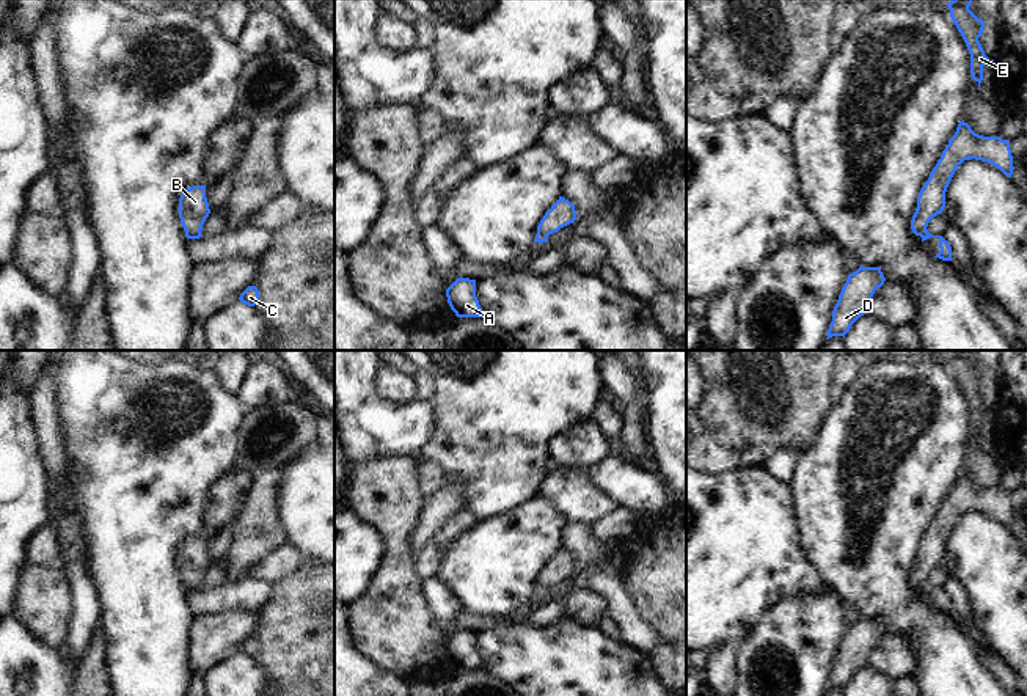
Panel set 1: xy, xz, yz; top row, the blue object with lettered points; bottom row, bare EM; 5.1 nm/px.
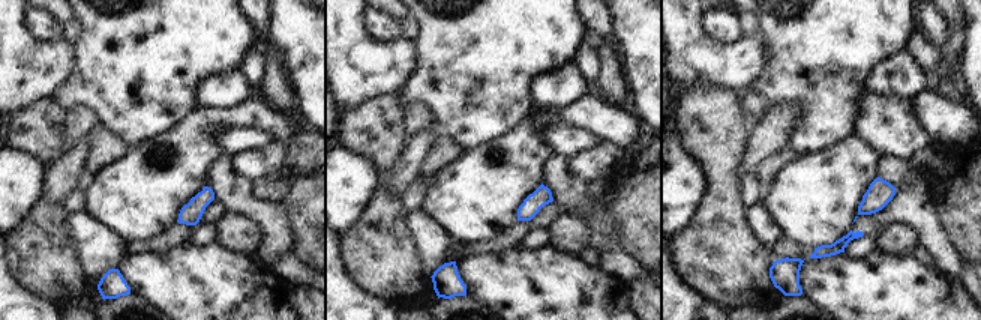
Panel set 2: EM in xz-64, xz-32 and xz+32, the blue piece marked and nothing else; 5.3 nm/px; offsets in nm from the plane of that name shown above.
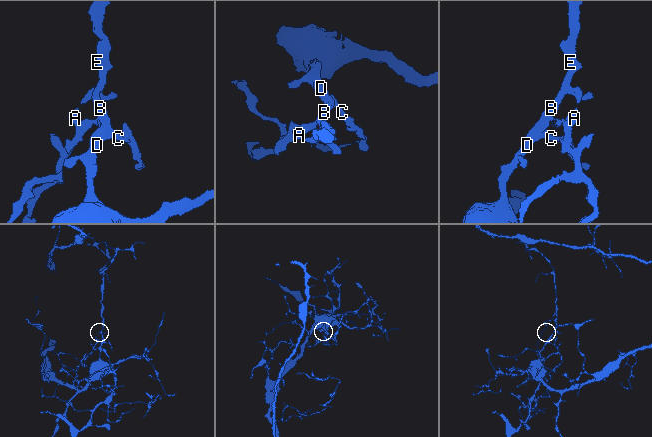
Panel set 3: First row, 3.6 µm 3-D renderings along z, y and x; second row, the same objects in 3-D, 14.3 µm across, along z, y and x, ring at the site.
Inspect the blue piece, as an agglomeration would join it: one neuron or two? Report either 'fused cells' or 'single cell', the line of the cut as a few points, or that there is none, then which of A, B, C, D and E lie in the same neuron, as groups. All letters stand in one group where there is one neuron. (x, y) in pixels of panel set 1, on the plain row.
fused cells | yz (925, 578), (919, 586) | A / B C D E

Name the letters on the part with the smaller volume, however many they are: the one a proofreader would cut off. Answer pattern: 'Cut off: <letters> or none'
Cut off: A

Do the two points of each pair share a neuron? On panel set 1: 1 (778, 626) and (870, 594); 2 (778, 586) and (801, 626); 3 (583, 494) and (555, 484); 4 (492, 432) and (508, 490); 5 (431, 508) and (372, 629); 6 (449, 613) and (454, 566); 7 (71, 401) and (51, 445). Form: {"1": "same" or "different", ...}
{"1": "different", "2": "different", "3": "same", "4": "same", "5": "different", "6": "different", "7": "different"}

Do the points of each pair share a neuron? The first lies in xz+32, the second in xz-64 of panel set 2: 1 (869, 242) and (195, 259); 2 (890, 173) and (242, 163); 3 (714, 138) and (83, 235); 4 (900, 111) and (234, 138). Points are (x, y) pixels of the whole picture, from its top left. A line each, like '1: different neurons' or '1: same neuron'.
1: different neurons
2: different neurons
3: different neurons
4: same neuron

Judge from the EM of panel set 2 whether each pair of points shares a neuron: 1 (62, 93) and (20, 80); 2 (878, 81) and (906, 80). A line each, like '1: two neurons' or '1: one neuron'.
1: two neurons
2: one neuron

